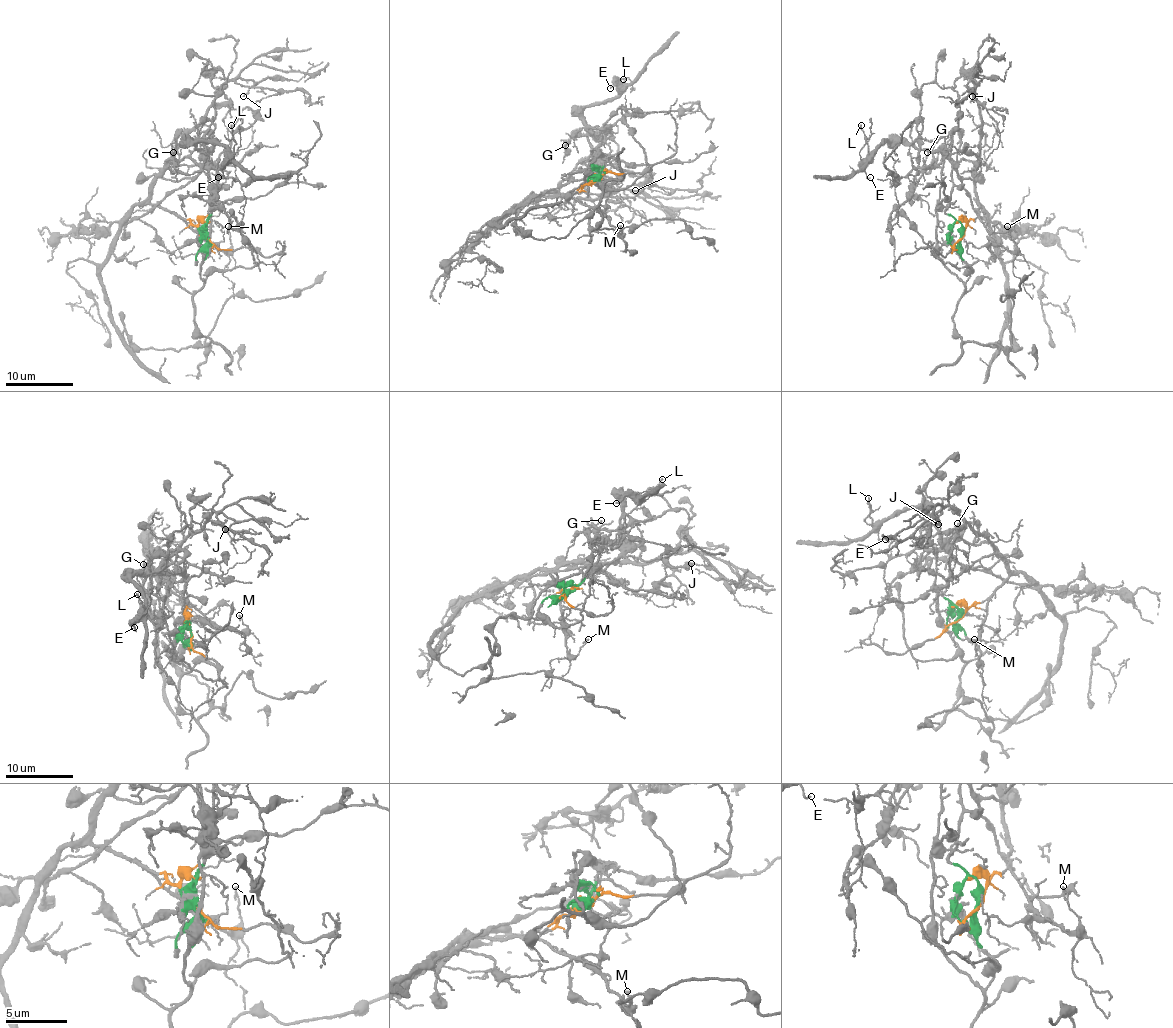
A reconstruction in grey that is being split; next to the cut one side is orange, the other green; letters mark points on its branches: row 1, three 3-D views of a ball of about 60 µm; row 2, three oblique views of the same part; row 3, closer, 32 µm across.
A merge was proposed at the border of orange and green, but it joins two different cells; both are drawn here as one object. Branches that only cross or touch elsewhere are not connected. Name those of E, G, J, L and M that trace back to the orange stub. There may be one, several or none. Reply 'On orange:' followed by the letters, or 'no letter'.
On orange: J, M

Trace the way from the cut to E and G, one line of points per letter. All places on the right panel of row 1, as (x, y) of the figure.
E: (961, 236), (961, 224), (946, 212), (951, 164), (940, 152), (884, 142), (865, 165), (871, 177)
G: (961, 236), (961, 224), (946, 212), (951, 164), (941, 153), (921, 150), (916, 142), (918, 174), (928, 152)

